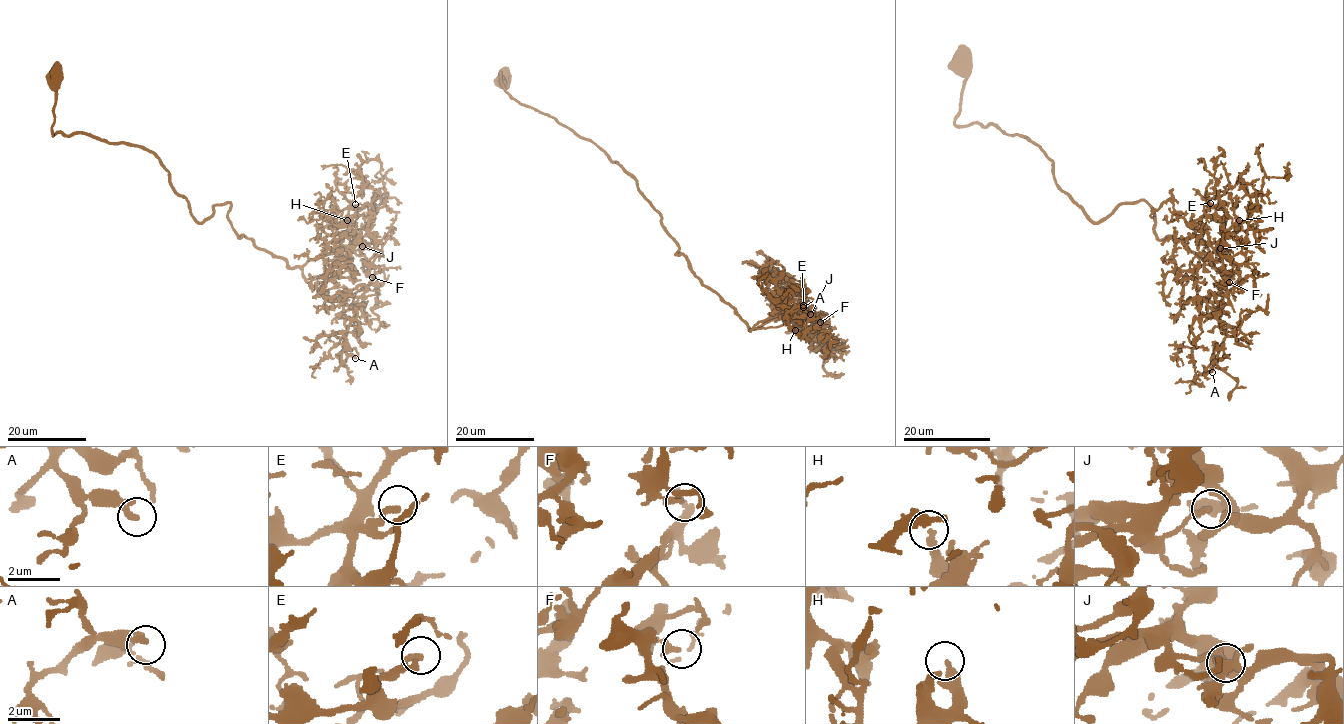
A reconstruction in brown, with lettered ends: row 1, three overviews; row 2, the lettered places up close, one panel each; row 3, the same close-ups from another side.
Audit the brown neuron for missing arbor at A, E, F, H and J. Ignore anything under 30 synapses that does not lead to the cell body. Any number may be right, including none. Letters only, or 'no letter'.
no letter

